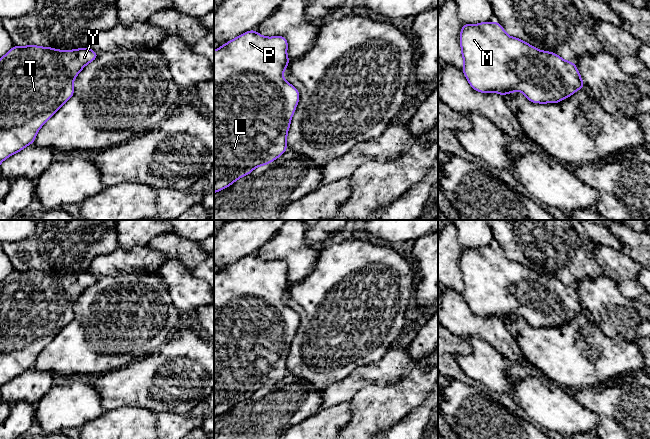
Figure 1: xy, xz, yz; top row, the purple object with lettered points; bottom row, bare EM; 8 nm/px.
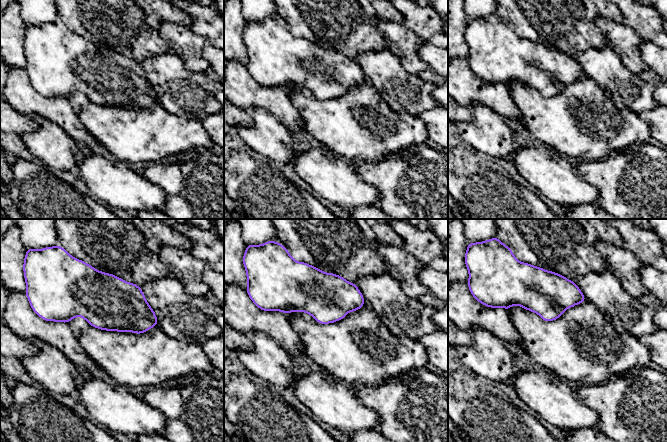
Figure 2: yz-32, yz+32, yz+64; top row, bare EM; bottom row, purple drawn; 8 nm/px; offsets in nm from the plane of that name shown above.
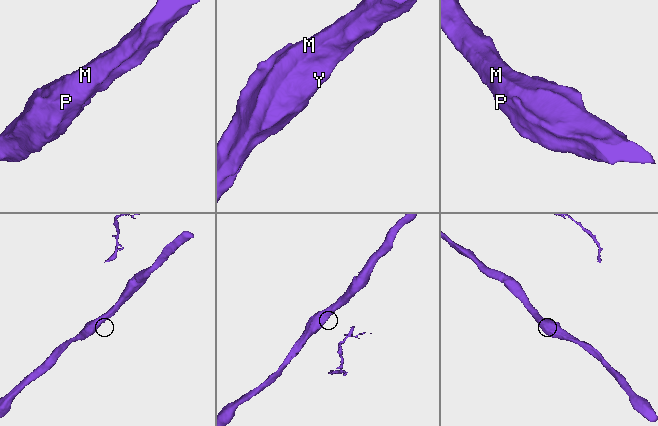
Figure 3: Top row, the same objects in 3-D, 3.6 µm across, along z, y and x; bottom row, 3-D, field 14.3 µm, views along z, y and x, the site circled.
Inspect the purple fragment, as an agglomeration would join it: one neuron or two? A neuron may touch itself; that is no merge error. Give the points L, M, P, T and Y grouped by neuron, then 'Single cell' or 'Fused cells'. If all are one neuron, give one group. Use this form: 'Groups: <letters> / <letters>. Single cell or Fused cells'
Groups: L M P T Y. Single cell

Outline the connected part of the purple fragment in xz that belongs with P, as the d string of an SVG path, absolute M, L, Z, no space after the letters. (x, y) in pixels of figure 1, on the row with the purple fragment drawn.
M250 30L214 50L214 193L228 188L236 180L250 174L255 168L268 165L287 150L287 134L300 99L299 91L283 78L283 73L290 62L287 48L288 41L284 36L266 37L256 30Z

